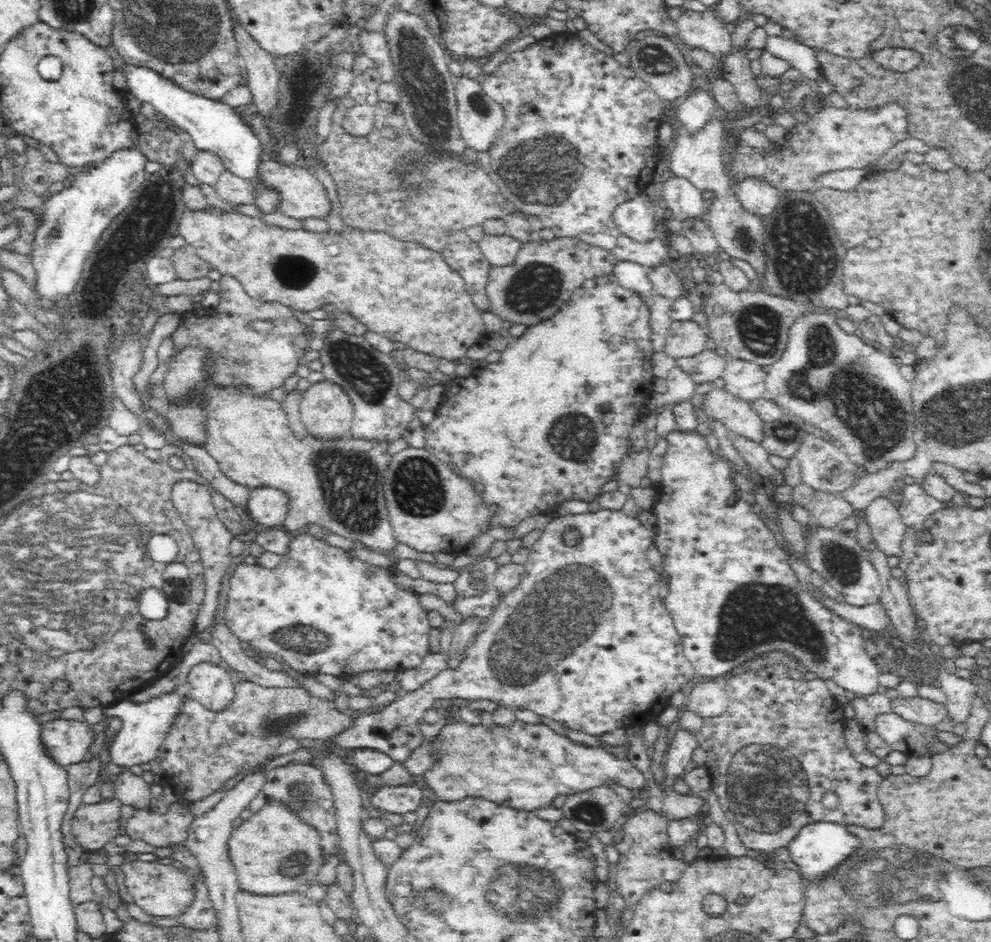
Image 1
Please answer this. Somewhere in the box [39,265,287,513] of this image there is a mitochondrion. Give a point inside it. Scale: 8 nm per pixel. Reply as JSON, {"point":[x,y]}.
{"point":[65,403]}

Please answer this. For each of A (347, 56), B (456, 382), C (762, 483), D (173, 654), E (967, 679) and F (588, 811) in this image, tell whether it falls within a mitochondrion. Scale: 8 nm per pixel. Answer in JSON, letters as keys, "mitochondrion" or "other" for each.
{"A":"other","B":"other","C":"other","D":"other","E":"mitochondrion","F":"mitochondrion"}

